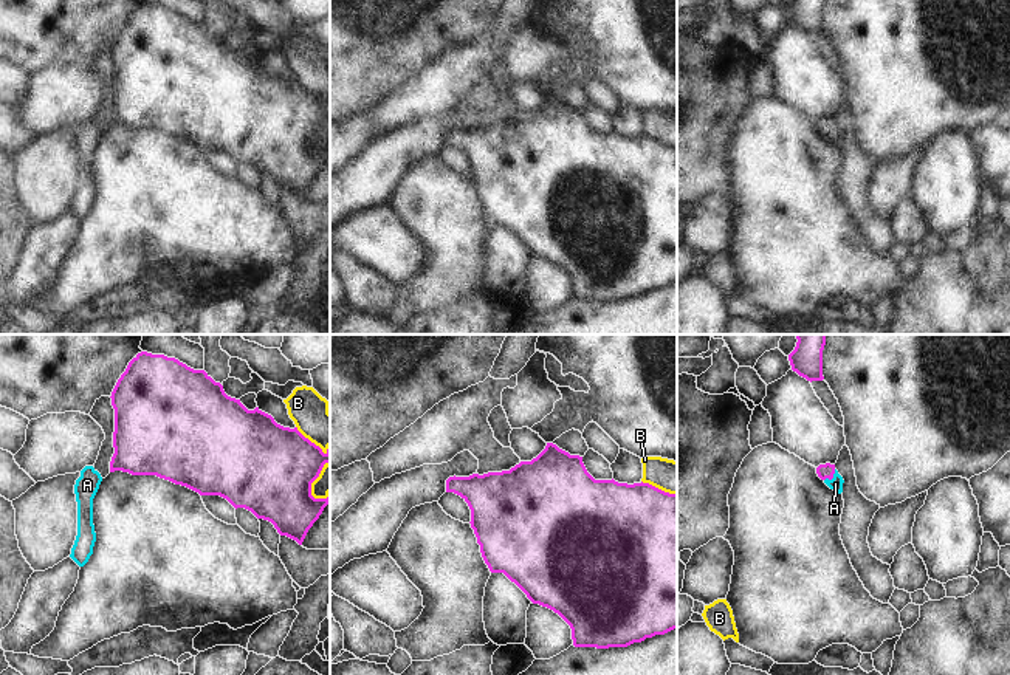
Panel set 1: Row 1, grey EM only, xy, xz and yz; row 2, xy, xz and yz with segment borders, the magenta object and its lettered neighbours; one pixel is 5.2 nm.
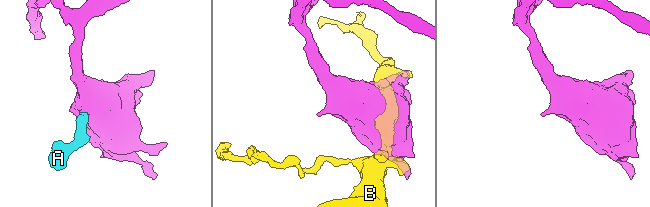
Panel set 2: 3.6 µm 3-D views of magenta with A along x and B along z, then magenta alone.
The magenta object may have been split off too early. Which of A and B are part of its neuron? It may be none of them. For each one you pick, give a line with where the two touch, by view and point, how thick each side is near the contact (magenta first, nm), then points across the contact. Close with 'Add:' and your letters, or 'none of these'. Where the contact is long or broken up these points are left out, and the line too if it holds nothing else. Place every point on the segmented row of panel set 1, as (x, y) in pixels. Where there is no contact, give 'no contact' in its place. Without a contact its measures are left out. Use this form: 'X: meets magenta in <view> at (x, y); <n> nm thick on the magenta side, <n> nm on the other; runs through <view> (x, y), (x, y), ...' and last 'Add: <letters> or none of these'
A: meets magenta in yz at (832, 477); 80 nm thick on the magenta side, 70 nm on the other; runs through yz (824, 471), (832, 477), (835, 483)
Add: A

